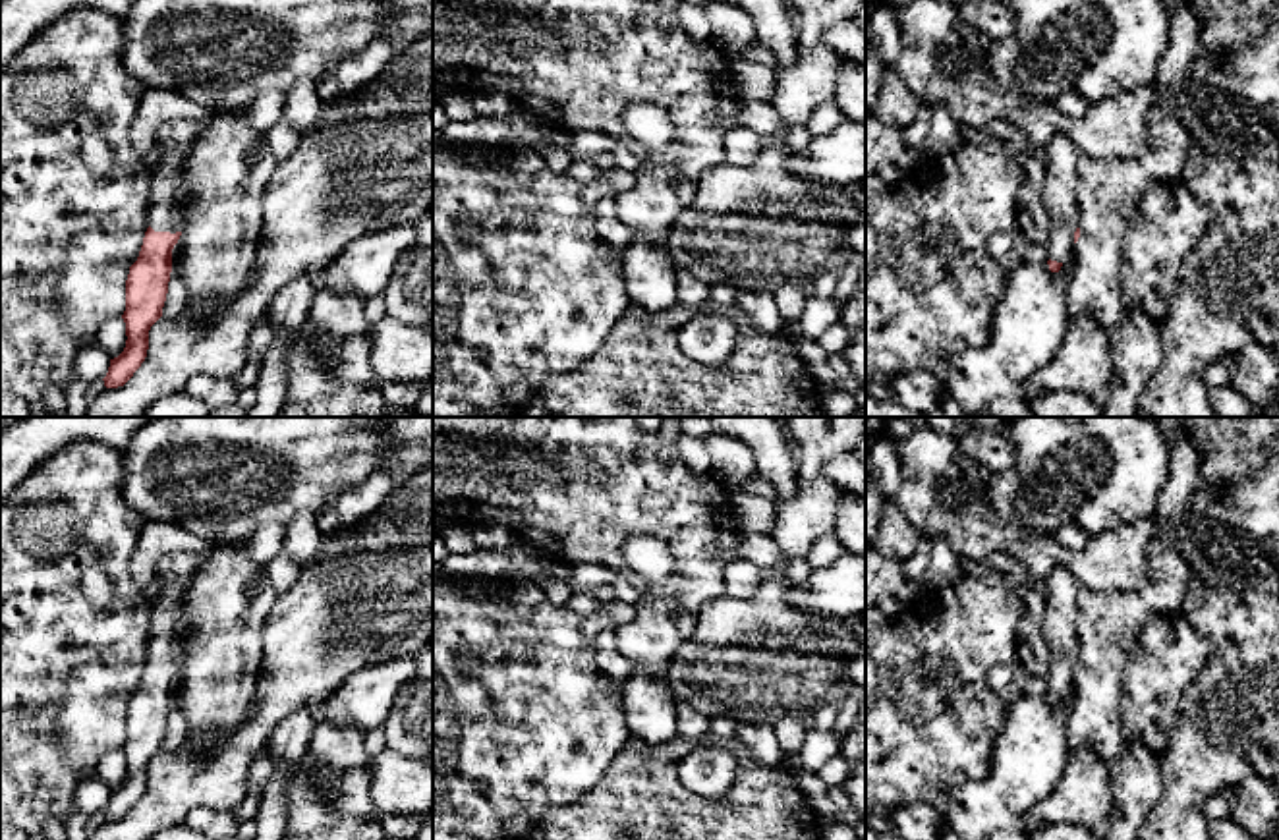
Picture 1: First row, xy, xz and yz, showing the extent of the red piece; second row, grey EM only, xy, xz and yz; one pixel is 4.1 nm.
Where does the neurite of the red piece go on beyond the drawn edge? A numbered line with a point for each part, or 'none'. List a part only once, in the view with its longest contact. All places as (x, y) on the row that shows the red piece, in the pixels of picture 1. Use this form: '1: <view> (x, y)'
1: xy (169, 211)

